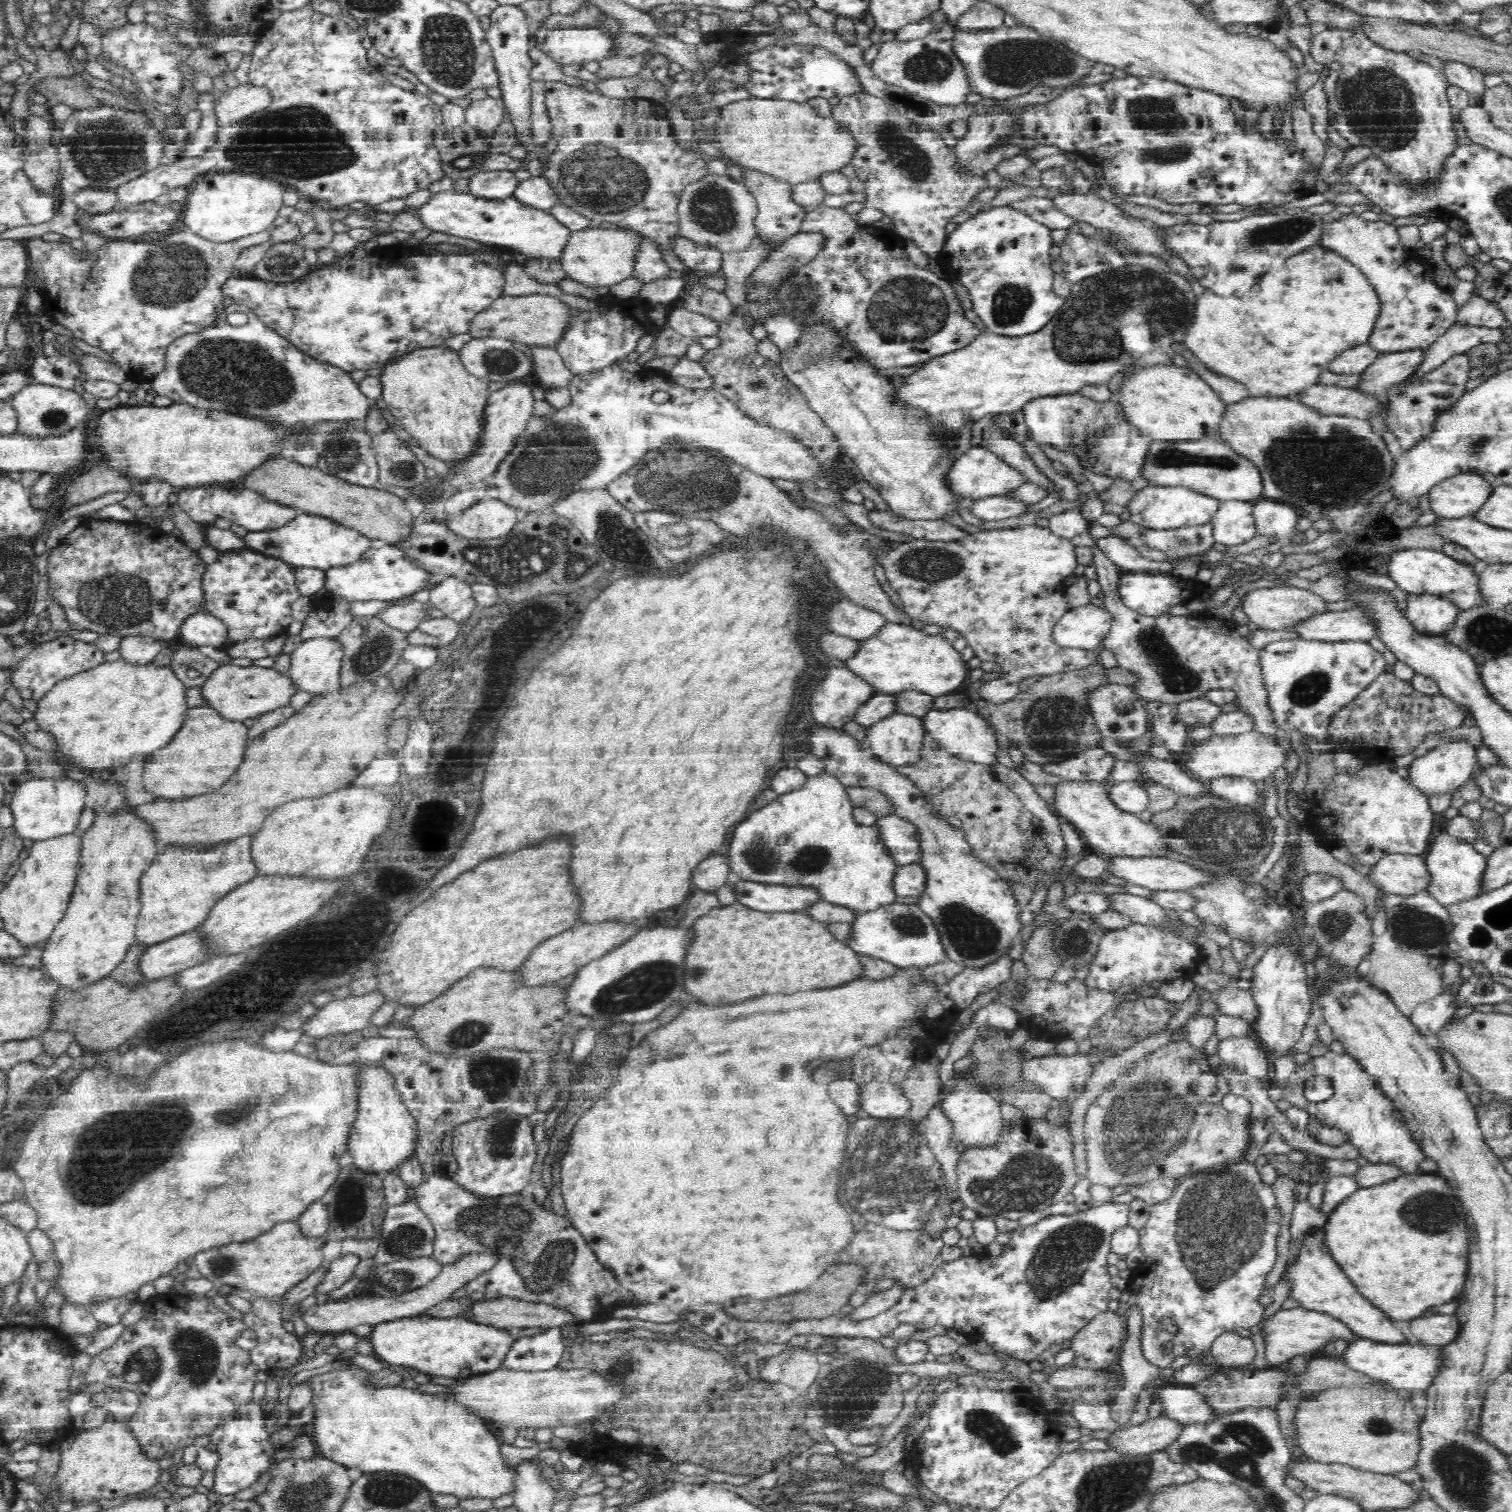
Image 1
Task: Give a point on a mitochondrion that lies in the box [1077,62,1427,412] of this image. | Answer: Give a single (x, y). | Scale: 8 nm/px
(1380, 102)

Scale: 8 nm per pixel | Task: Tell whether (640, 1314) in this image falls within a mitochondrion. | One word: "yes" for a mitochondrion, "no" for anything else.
no

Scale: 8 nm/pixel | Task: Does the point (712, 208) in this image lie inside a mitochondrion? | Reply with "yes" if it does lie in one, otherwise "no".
yes

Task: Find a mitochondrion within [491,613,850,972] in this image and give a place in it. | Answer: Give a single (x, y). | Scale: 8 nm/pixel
(758, 853)

